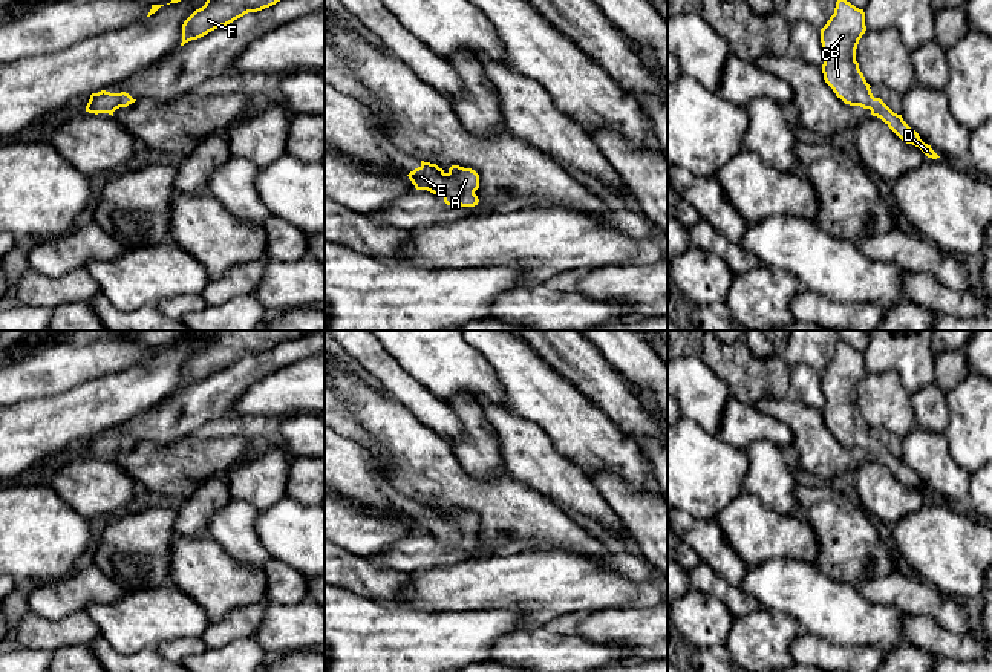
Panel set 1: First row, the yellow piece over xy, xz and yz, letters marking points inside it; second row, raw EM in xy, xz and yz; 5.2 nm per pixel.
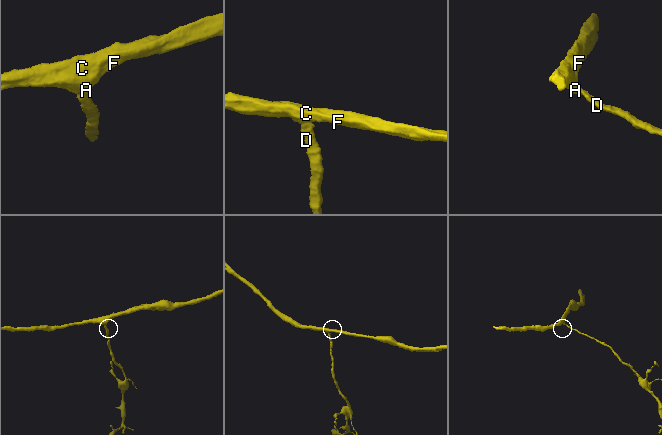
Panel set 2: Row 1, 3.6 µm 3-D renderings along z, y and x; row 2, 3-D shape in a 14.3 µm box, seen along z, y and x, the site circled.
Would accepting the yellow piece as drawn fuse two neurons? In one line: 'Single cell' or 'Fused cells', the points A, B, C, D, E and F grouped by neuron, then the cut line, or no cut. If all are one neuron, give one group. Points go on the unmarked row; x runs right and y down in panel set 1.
Single cell. Groups: A B C D E F. No split

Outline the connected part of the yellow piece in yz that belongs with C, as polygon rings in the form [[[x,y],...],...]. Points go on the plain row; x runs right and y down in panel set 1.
[[[839,340],[834,357],[821,372],[825,426],[845,447],[870,452],[871,458],[880,461],[903,485],[919,490],[928,501],[940,501],[903,464],[902,458],[894,456],[880,441],[873,439],[871,429],[856,404],[856,392],[865,374],[863,352]]]

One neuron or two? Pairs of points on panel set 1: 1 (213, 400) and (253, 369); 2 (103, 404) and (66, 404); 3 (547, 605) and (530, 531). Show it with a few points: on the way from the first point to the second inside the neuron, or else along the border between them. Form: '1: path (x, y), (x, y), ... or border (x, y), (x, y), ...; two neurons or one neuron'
1: path (222, 391), (244, 374); one neuron
2: path (94, 404), (75, 404); one neuron
3: border (570, 550), (531, 548), (499, 554); two neurons

